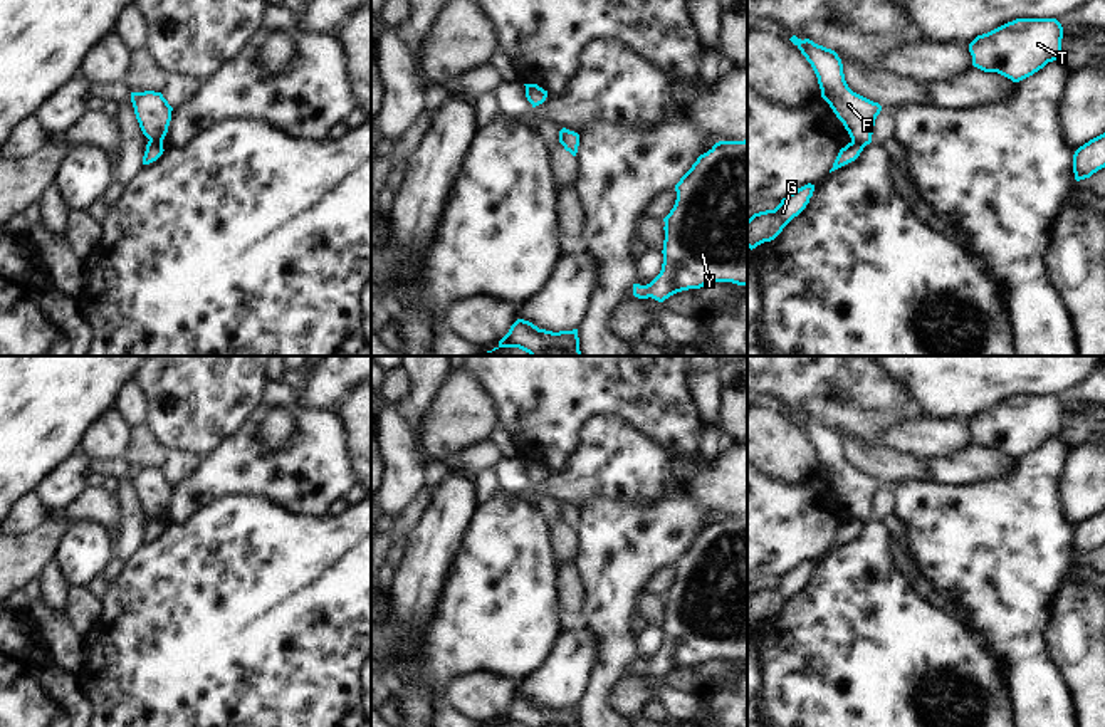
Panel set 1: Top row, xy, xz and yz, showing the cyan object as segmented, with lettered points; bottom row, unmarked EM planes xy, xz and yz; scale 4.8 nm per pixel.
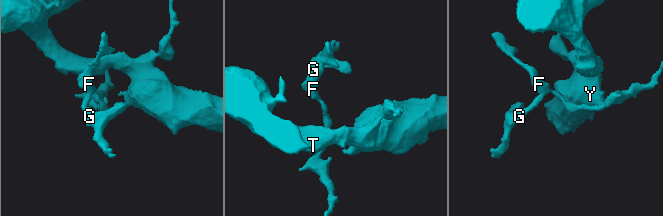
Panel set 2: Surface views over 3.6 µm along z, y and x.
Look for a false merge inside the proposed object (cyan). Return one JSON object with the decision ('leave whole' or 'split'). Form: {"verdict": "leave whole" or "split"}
{"verdict": "split"}

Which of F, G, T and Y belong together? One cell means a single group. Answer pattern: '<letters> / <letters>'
F T Y / G

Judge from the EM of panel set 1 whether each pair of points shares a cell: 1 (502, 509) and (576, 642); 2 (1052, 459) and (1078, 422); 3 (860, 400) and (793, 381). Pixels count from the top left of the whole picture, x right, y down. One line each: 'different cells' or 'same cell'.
1: different cells
2: different cells
3: same cell

